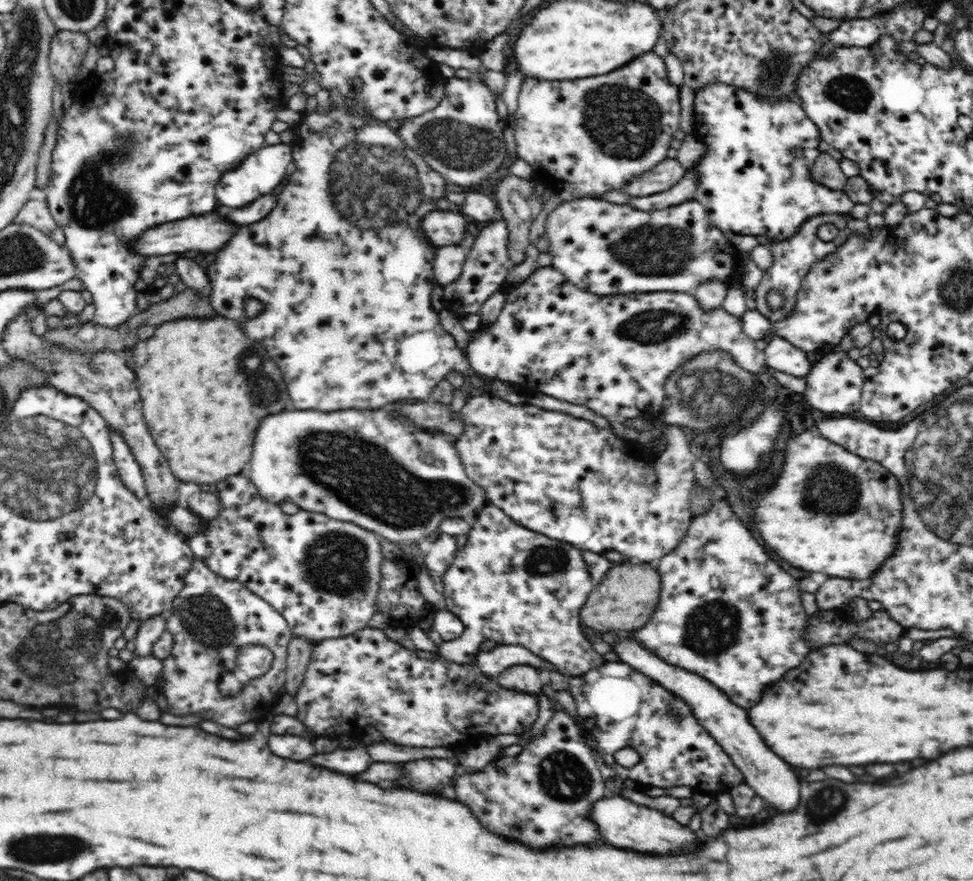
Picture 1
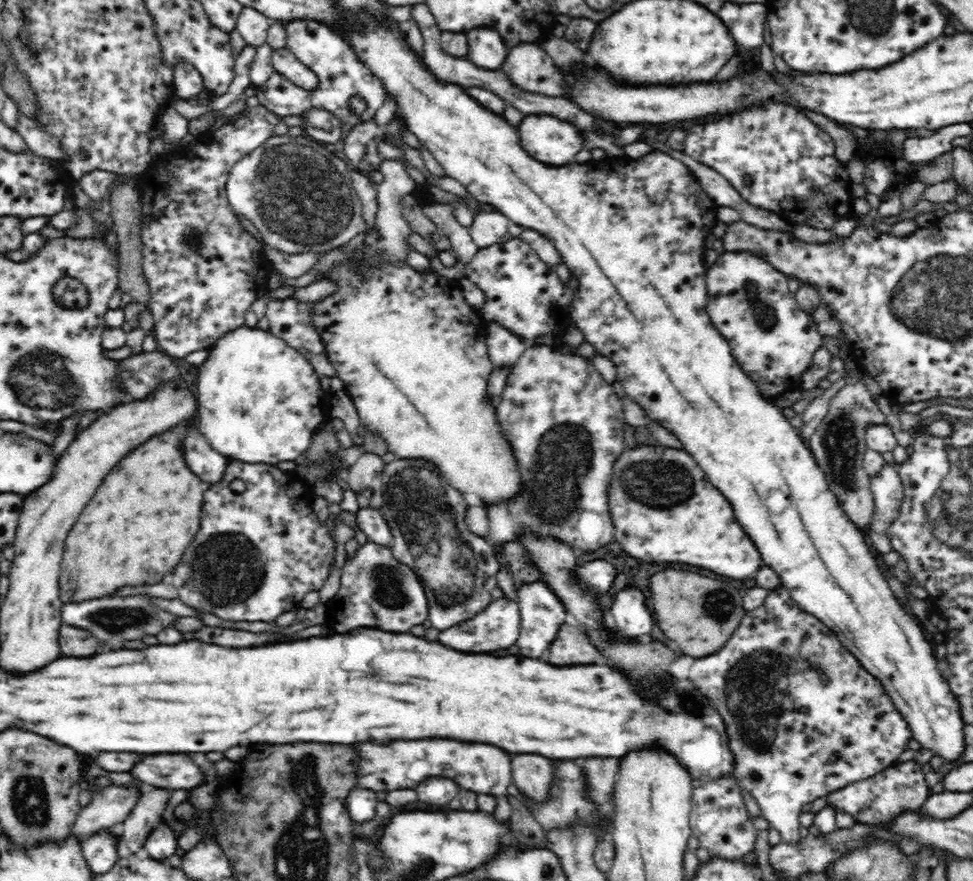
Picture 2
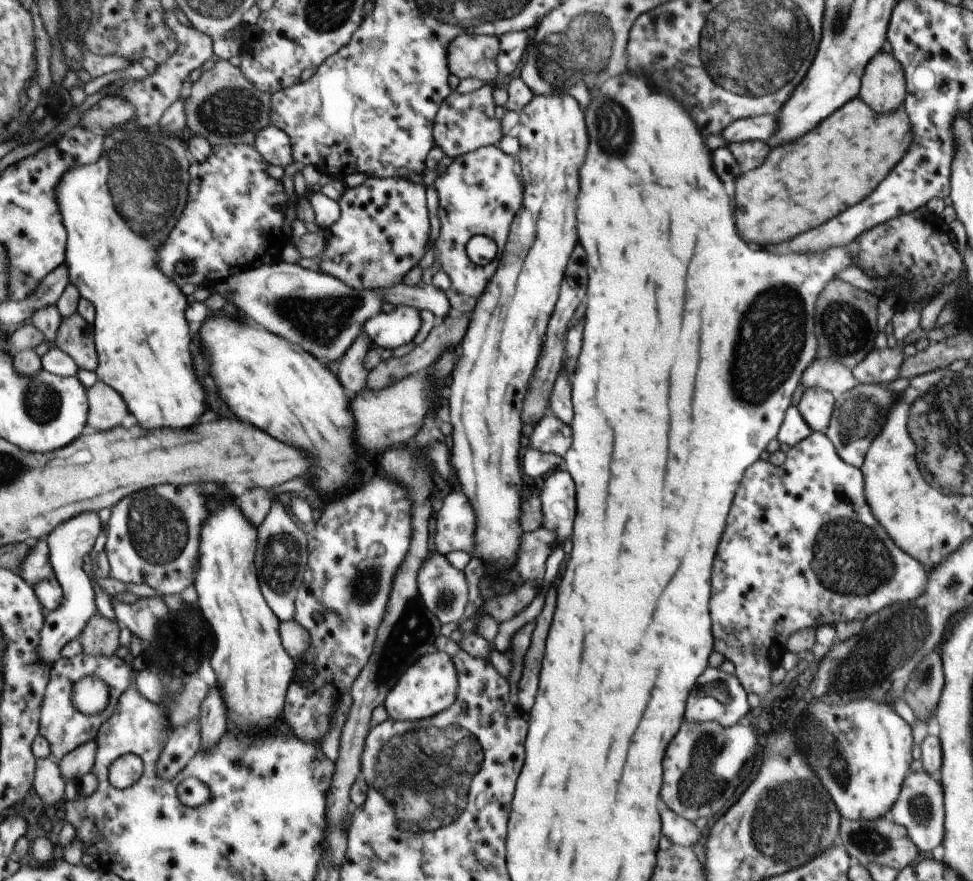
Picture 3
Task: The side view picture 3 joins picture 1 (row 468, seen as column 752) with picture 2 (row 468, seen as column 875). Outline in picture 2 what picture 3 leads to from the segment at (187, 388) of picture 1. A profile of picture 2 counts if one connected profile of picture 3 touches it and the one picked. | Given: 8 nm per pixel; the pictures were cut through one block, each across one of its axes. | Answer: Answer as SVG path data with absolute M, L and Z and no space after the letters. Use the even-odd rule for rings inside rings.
M197 419L182 422L168 432L158 433L152 440L136 450L132 450L126 458L122 458L116 468L110 470L106 480L98 486L94 498L82 510L76 524L72 526L66 537L62 553L60 580L60 600L63 603L80 602L111 596L124 585L146 585L168 581L172 568L180 562L186 546L194 540L200 528L200 512L202 498L209 487L196 474L192 474L184 462L182 452L182 436L188 428L196 426Z

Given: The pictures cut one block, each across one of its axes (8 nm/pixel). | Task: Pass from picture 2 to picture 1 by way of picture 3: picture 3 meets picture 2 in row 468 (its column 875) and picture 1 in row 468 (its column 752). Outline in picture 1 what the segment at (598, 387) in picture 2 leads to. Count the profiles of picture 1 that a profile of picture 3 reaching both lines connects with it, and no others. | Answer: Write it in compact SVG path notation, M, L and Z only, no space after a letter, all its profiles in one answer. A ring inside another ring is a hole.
M484 394L470 396L461 409L461 421L463 422L463 433L456 438L455 447L462 461L465 473L470 477L472 483L478 485L486 493L489 504L503 510L516 524L539 532L552 540L560 540L578 548L582 551L590 551L598 554L613 550L628 556L630 560L656 563L670 551L673 551L680 541L686 536L686 532L693 521L690 511L690 492L695 486L694 462L696 456L690 451L690 434L682 426L675 424L663 424L663 434L666 438L666 446L662 452L652 450L632 439L623 439L612 431L596 427L594 423L586 419L577 418L560 411L545 410L535 405L515 405L501 398Z

